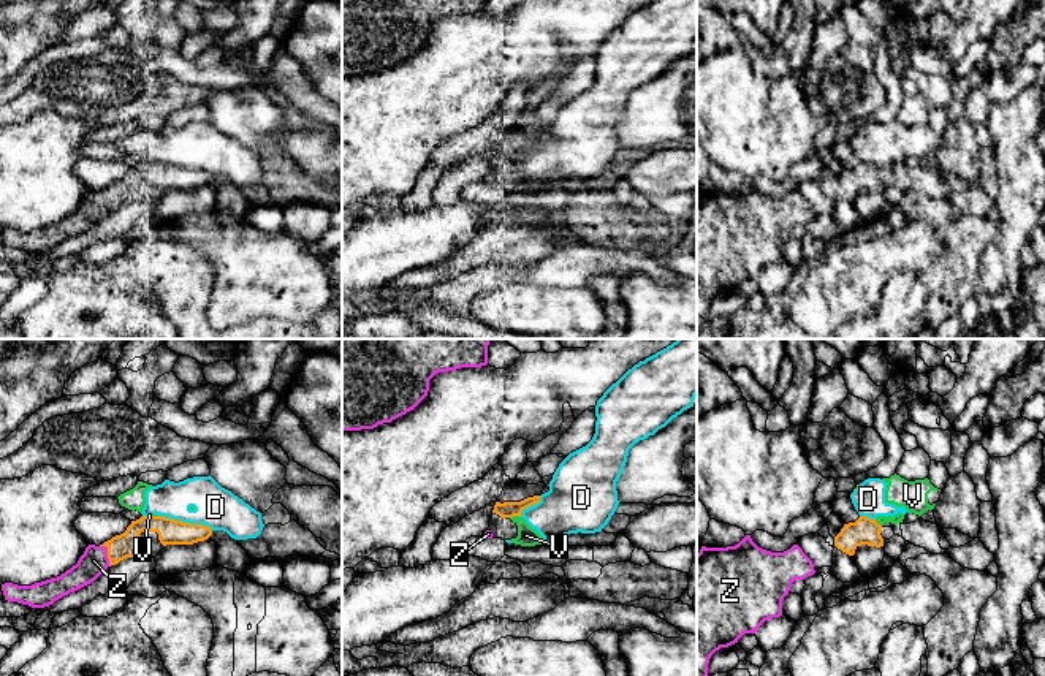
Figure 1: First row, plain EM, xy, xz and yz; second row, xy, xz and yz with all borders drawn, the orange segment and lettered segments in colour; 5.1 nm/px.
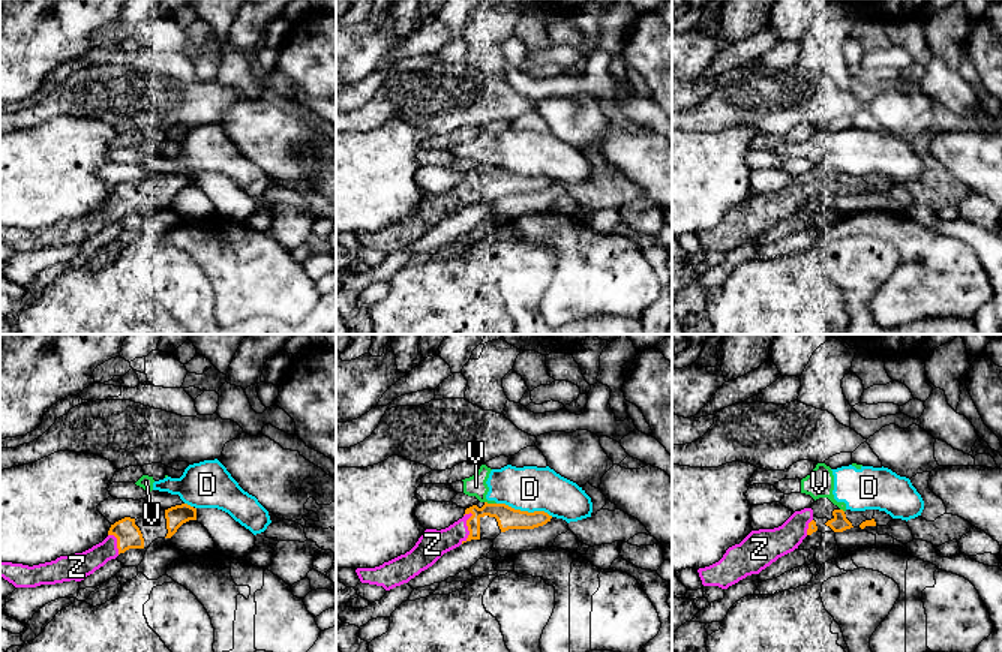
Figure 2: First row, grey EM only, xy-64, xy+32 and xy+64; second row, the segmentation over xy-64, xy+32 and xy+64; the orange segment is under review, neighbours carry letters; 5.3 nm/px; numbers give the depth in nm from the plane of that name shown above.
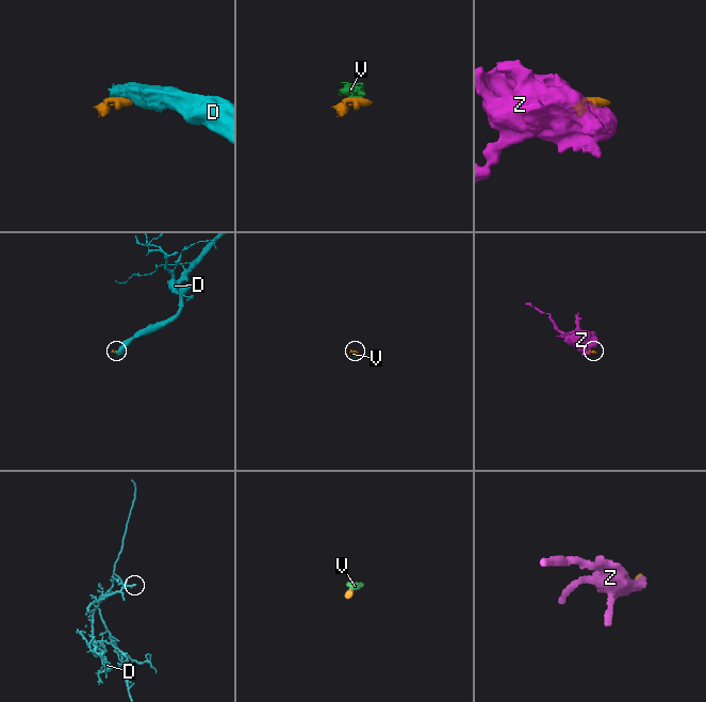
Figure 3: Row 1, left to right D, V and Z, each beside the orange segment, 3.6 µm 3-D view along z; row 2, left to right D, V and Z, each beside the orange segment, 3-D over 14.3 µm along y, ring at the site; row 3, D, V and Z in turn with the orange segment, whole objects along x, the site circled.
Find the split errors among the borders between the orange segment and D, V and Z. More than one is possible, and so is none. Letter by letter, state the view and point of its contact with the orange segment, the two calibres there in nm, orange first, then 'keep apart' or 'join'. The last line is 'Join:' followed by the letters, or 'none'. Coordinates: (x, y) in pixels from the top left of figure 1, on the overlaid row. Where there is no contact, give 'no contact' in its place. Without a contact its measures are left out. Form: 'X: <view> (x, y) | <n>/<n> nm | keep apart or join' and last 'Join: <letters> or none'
D: xy (186, 523) | 130/220 nm | keep apart
V: xz (513, 515) | 80/100 nm | keep apart
Z: xy (108, 554) | 130/140 nm | join
Join: Z

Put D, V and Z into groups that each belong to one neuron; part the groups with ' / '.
D V / Z

